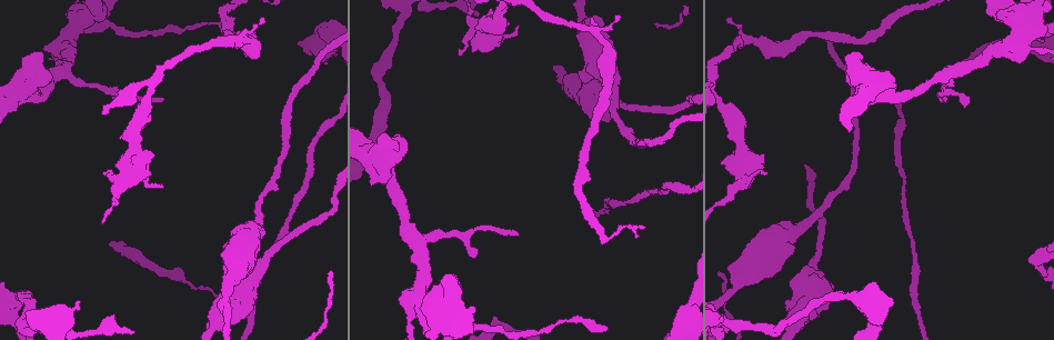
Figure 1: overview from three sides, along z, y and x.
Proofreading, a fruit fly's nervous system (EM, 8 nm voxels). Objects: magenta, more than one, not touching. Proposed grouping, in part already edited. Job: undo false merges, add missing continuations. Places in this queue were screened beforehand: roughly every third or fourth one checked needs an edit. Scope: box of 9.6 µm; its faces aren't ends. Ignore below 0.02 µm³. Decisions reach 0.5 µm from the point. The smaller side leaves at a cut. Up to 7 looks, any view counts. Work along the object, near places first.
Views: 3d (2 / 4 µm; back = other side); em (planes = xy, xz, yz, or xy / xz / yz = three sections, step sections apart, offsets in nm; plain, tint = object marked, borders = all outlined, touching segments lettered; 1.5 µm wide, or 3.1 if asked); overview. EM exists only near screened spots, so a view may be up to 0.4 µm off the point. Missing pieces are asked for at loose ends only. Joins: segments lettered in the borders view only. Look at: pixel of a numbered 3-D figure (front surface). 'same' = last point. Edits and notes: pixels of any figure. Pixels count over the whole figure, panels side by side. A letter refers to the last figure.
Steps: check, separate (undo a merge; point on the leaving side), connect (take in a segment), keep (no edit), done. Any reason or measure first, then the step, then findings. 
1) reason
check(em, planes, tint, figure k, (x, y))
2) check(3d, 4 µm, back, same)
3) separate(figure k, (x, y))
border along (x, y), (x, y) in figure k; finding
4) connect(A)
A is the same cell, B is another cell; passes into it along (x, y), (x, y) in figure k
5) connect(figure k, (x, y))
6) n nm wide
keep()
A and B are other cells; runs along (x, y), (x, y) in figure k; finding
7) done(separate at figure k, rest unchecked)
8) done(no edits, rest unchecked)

check(3d, 2 µm, figure 1, (248, 37))

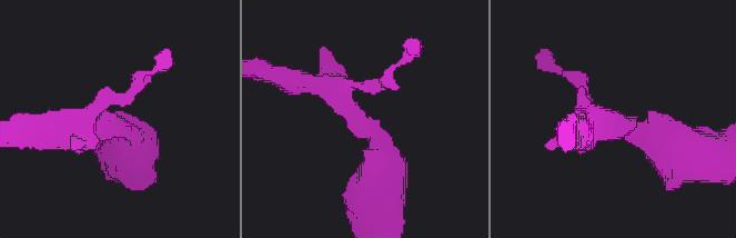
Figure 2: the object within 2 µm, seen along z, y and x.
now the EM
check(em, xy, step 8, borders, figure 2, (112, 120))

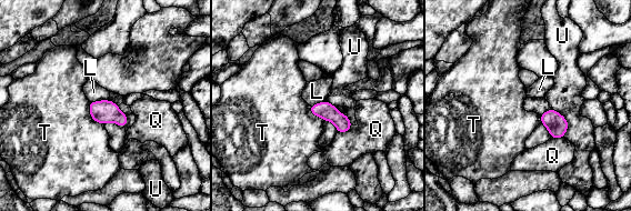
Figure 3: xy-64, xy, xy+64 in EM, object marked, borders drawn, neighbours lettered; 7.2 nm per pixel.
130 nm wide
keep()
L, Q, T and U are other cells; border along (108, 99), (90, 102) in figure 3; continuous, no second neuron

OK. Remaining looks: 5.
free end
check(3d, 2 µm, figure 1, (726, 332))

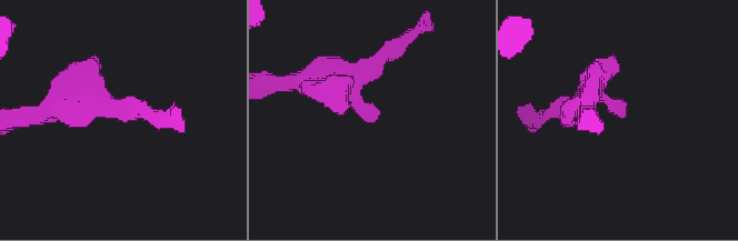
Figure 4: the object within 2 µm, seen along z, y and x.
now the EM
check(em, planes, borders, figure 4, (374, 119))

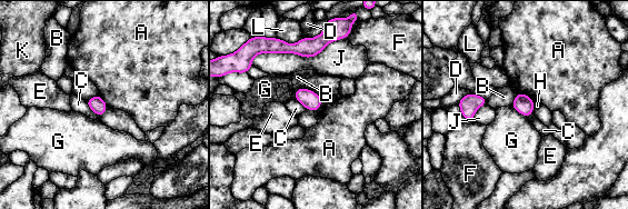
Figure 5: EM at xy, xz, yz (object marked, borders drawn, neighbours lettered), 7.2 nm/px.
110 nm wide
keep()
A, B, C, D, E, F, G, H, J, K and L are other cells; border along (519, 92), (526, 93), (534, 102) in figure 5; no lettered segment goes on from it

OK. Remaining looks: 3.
thick turns thin
check(3d, 4 µm, figure 1, (726, 324))

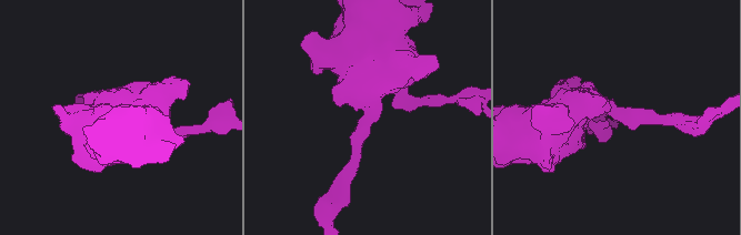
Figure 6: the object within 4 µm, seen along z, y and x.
arms of 200, 420 nm; now the EM
check(em, xz, step 8, tint, figure 6, (615, 113))

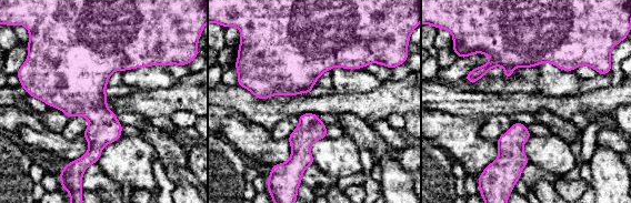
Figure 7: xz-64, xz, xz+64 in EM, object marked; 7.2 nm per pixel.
another direction
check(em, planes, borders, same)

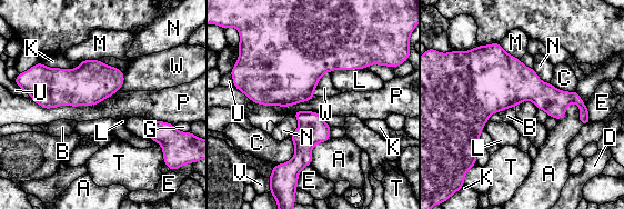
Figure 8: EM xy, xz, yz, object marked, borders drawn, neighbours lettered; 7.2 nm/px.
keep()
A, B, C, D, E, G, K, L, M, N, P, T, U, V and W are other cells; border along (573, 101), (583, 125) in figure 8; continuous, no second neuron

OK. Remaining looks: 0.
done(no edits, rest unchecked)

